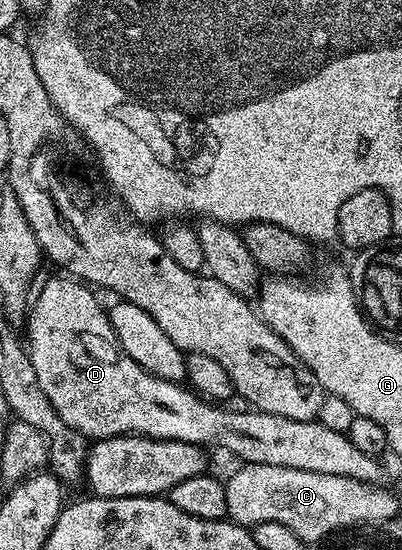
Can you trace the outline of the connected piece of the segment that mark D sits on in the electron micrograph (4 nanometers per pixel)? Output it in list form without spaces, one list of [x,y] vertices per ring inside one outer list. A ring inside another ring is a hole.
[[[73,278],[50,279],[42,288],[37,288],[28,311],[30,339],[28,350],[32,369],[36,369],[36,381],[44,389],[52,409],[72,429],[85,435],[87,440],[111,439],[113,435],[142,435],[145,439],[171,439],[196,443],[203,449],[223,447],[231,451],[243,464],[263,463],[264,465],[284,466],[288,469],[308,470],[313,473],[338,474],[355,478],[356,481],[381,484],[382,467],[377,458],[356,449],[345,431],[328,429],[328,425],[313,419],[292,421],[288,417],[276,417],[276,413],[264,413],[253,409],[233,411],[230,405],[203,399],[189,386],[182,383],[164,381],[136,365],[120,345],[110,324],[107,308],[98,304],[87,284]]]

